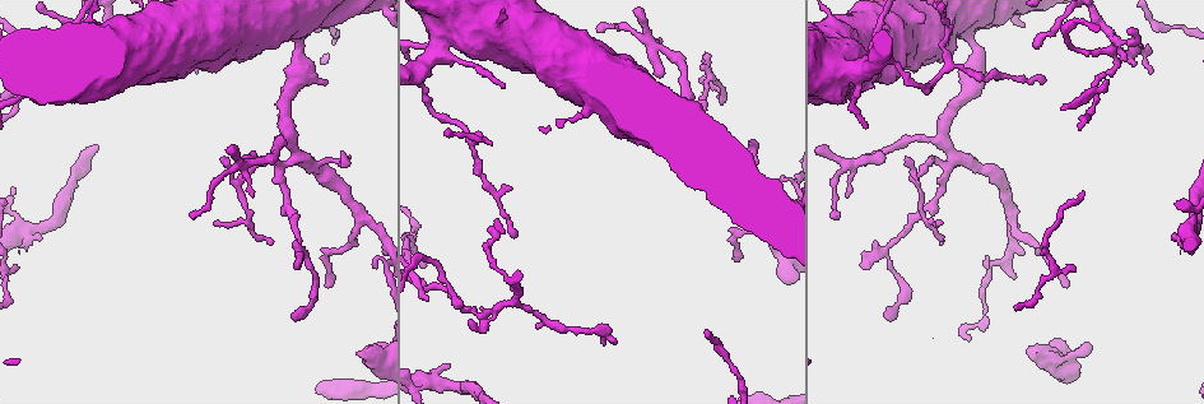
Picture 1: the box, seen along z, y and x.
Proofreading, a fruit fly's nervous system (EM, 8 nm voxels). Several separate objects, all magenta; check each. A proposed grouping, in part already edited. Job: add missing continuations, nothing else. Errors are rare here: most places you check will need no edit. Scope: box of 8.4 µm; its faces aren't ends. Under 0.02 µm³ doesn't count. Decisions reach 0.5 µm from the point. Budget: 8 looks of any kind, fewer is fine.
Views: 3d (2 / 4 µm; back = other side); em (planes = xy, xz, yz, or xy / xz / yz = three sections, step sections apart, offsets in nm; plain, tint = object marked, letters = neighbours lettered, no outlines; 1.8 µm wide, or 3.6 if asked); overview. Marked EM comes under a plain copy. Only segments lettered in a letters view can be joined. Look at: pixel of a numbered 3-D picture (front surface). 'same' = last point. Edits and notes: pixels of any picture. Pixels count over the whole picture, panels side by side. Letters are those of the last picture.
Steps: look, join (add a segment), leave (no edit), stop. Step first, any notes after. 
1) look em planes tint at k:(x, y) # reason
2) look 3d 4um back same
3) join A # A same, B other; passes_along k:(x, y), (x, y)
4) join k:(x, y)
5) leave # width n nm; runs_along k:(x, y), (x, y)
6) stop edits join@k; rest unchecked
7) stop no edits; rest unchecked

look em xy step 16 letters at 1:(701, 80)

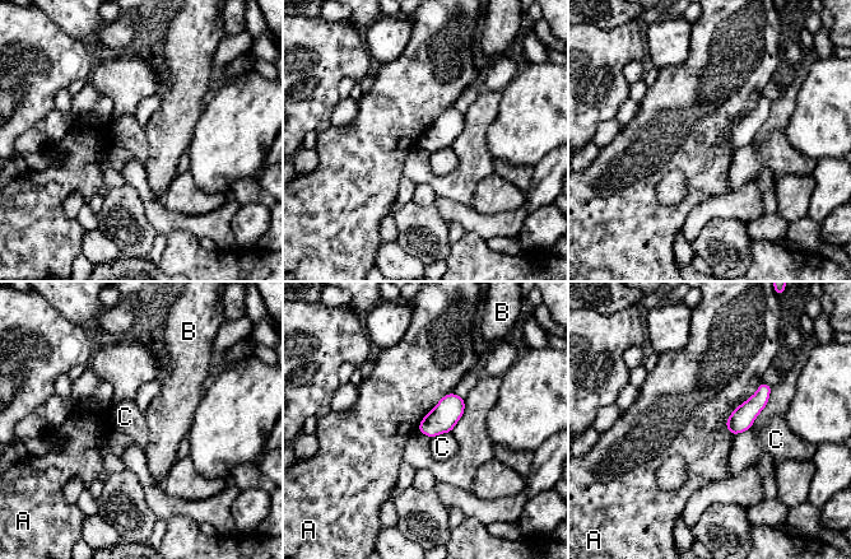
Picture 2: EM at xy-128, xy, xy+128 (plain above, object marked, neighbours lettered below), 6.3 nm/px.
leave # A other, B other, C other; border 2:(759, 382), (728, 418), (731, 434); none of them fits

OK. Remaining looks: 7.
look 3d 4um at 1:(196, 73) # branch stops here

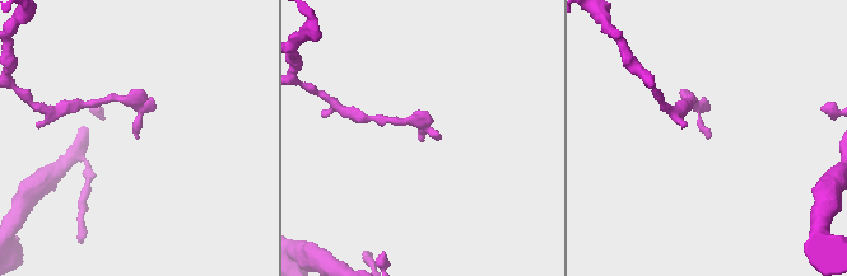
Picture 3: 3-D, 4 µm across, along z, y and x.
look em planes tint at 3:(708, 134)

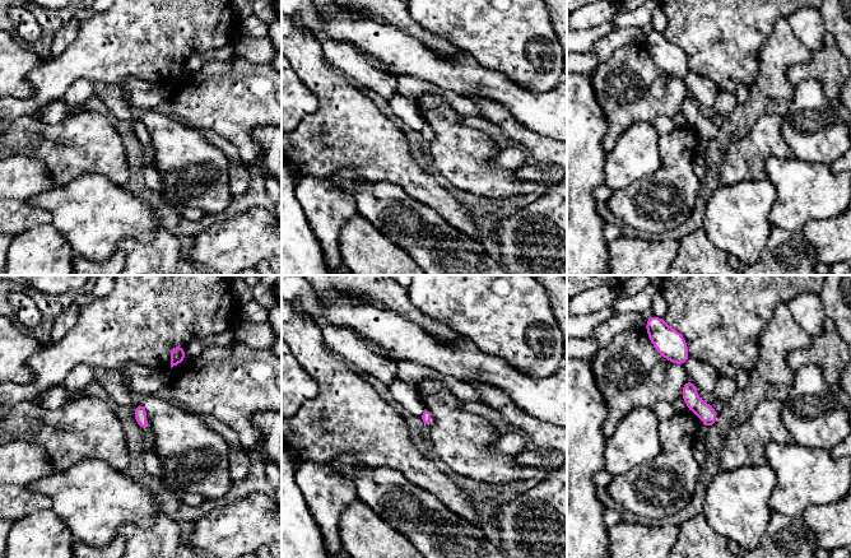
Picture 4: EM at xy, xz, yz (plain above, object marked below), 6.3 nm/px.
look em planes letters same # what lies round it

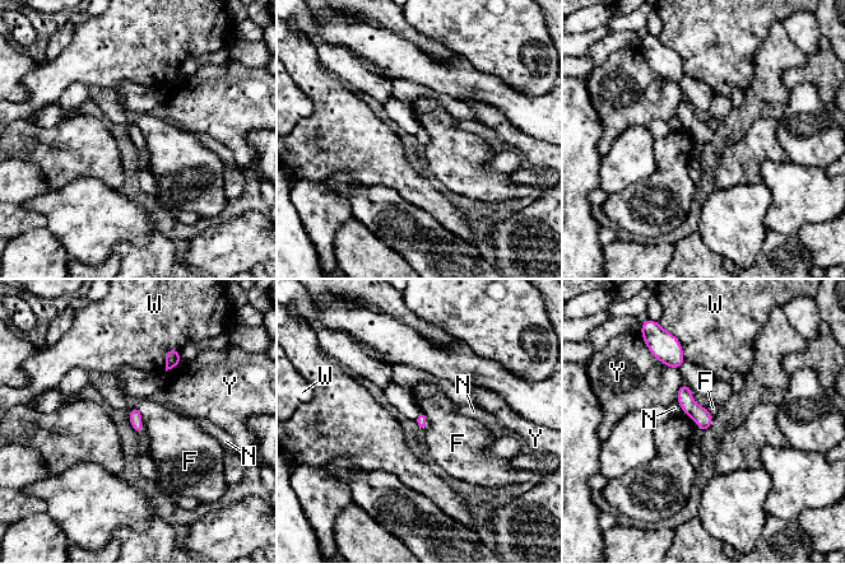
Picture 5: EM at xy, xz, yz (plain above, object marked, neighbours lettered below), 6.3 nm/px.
leave # width 70 nm; F other, N other, W other, Y other; runs_along 5:(683, 388), (687, 404), (705, 425); no lettered segment goes on from it

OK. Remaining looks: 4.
look em xy step 16 letters at 1:(915, 176) # abrupt turn

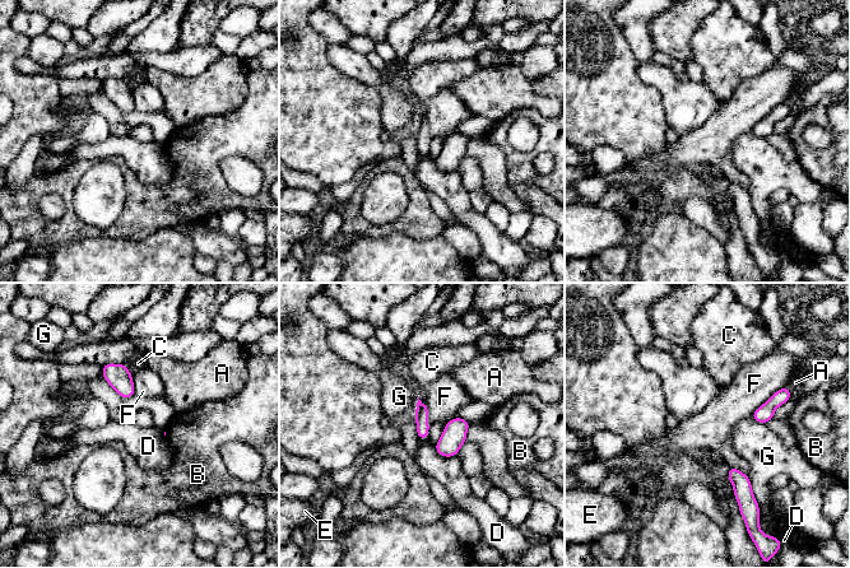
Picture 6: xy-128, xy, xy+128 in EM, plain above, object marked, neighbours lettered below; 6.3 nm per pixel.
look em planes letters same # another direction

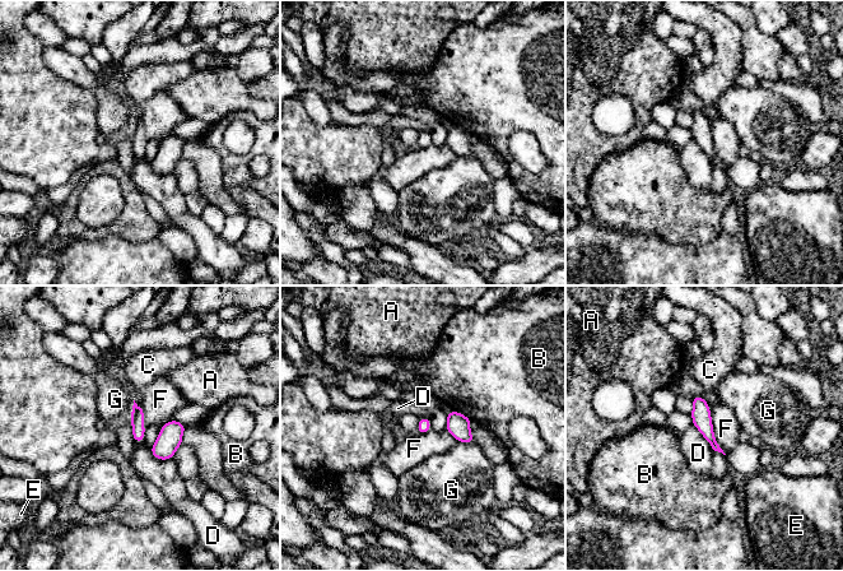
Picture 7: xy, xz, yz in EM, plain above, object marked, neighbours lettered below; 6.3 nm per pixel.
leave # longest_contact F 420 nm; A other, B other, C other, D other, E other, F other, G other; none of them fits

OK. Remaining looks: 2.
stop no edits; rest unchecked

